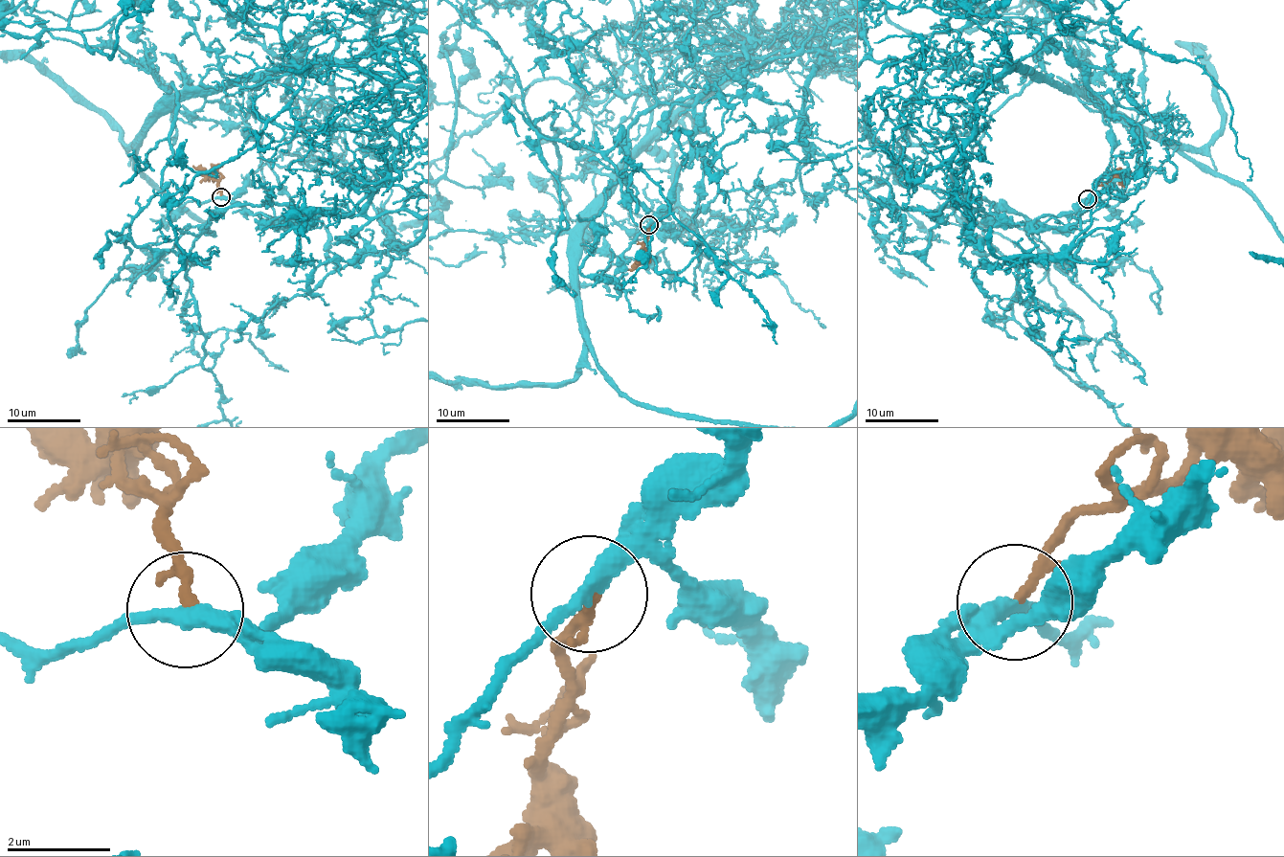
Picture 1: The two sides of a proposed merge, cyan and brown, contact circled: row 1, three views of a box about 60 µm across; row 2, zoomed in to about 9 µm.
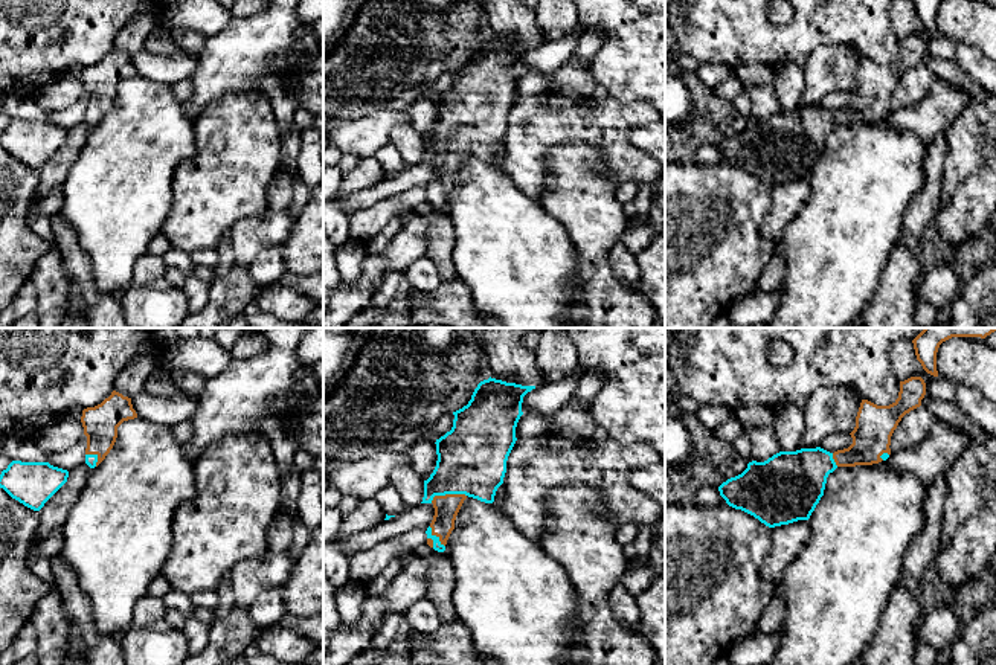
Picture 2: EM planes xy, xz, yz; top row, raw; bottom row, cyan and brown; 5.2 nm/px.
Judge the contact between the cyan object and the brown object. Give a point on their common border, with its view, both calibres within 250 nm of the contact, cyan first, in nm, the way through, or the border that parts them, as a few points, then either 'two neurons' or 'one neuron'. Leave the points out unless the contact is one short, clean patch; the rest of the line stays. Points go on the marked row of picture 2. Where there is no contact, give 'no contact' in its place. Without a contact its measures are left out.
contact xz (436, 537); calibres 50 and 130 nm; way xz (436, 545), (436, 537), (446, 507); one neuron

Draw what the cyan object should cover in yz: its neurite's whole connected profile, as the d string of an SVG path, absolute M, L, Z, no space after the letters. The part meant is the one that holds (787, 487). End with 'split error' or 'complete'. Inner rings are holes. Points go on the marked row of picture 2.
M921 377L900 381L898 398L889 406L877 406L862 400L856 427L850 433L853 444L848 448L830 453L821 447L779 451L764 462L752 461L747 468L718 487L720 496L735 509L741 509L769 528L808 520L824 496L827 477L837 467L872 465L886 461L891 455L891 436L901 418L921 406L926 395L926 383Z; split error

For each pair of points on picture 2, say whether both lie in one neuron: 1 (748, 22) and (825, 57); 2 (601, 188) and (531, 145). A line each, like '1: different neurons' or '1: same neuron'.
1: different neurons
2: different neurons

